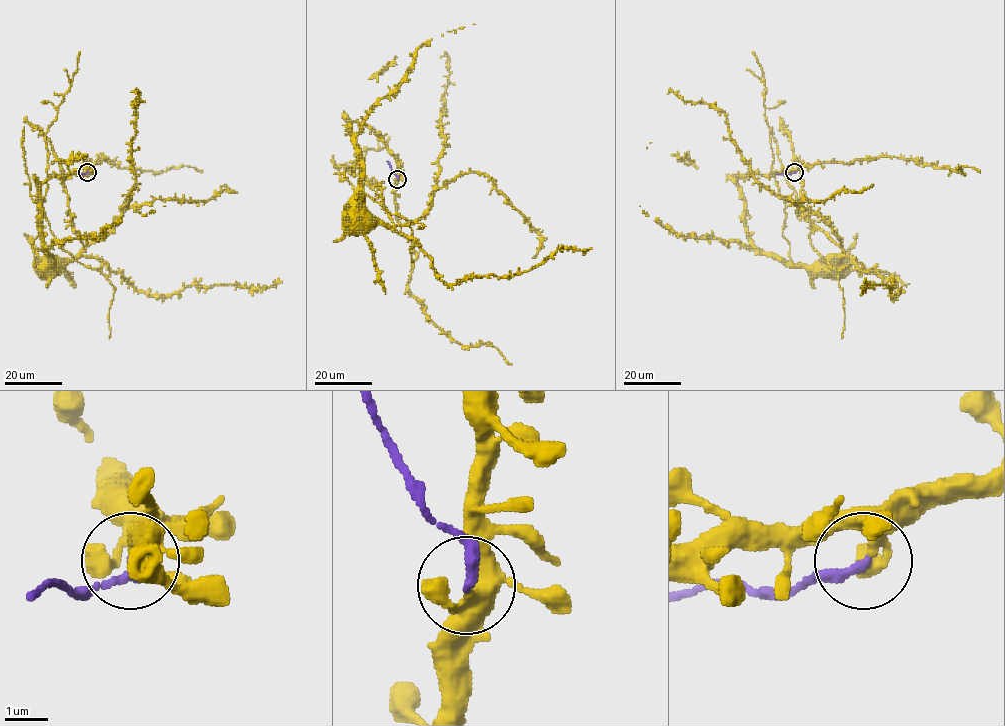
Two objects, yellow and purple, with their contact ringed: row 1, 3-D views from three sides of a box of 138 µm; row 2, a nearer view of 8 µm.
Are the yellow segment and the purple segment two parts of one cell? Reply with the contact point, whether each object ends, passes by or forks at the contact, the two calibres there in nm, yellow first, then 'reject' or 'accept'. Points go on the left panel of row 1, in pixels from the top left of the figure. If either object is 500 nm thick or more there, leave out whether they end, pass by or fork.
at (87, 172); yellow passes by; purple ends there; 300 nm thick on the yellow side, 240 nm on the other; reject

